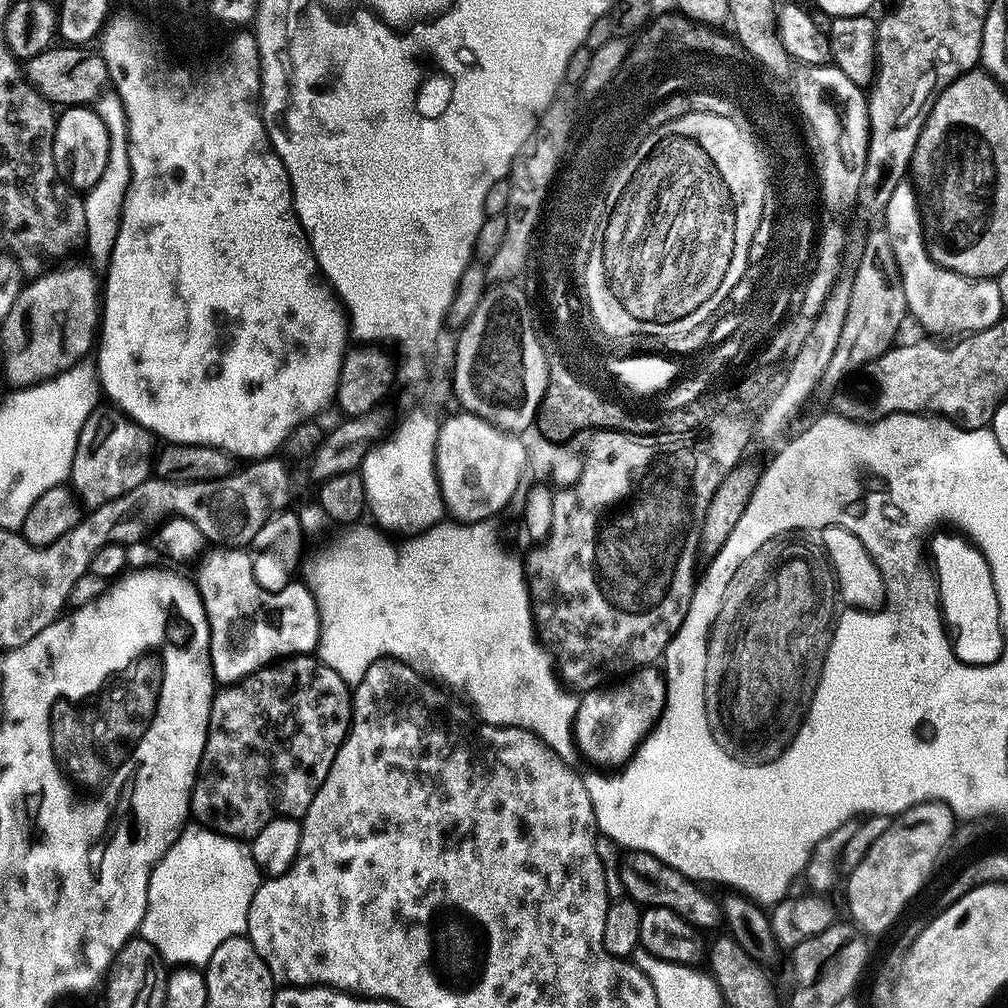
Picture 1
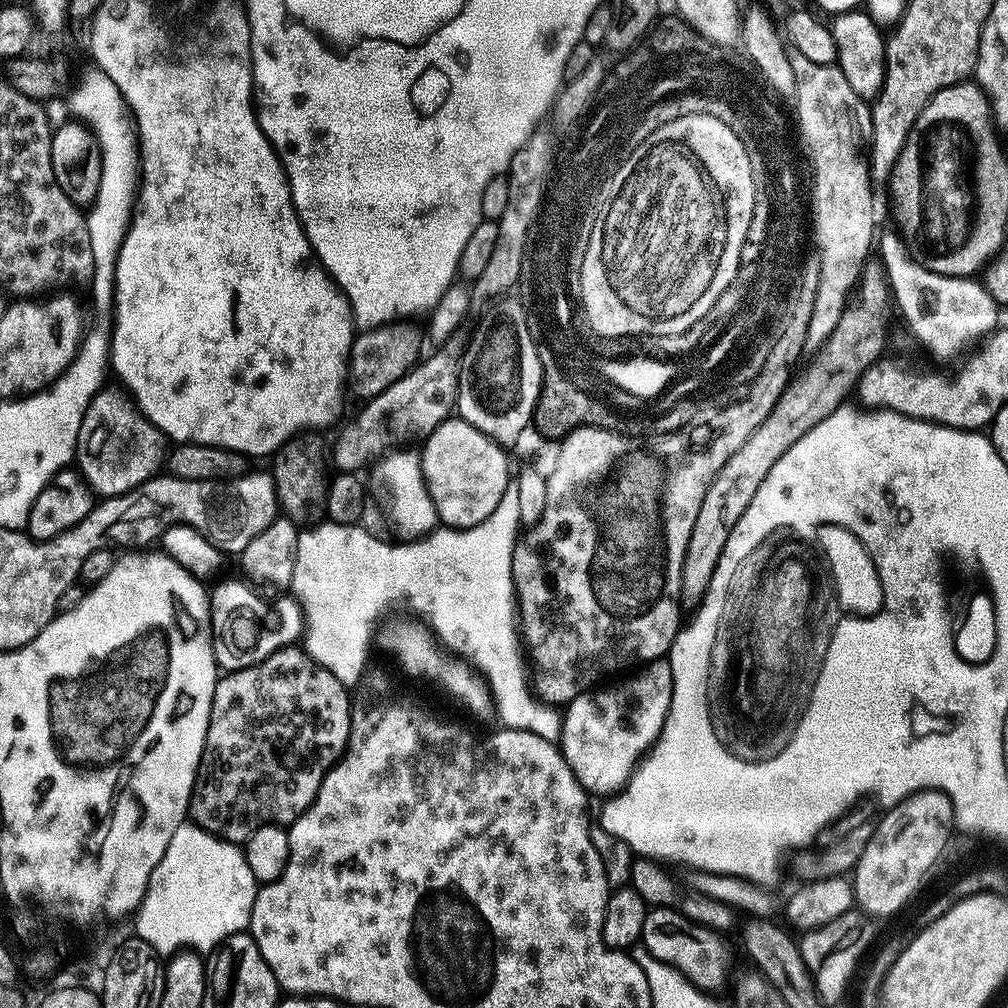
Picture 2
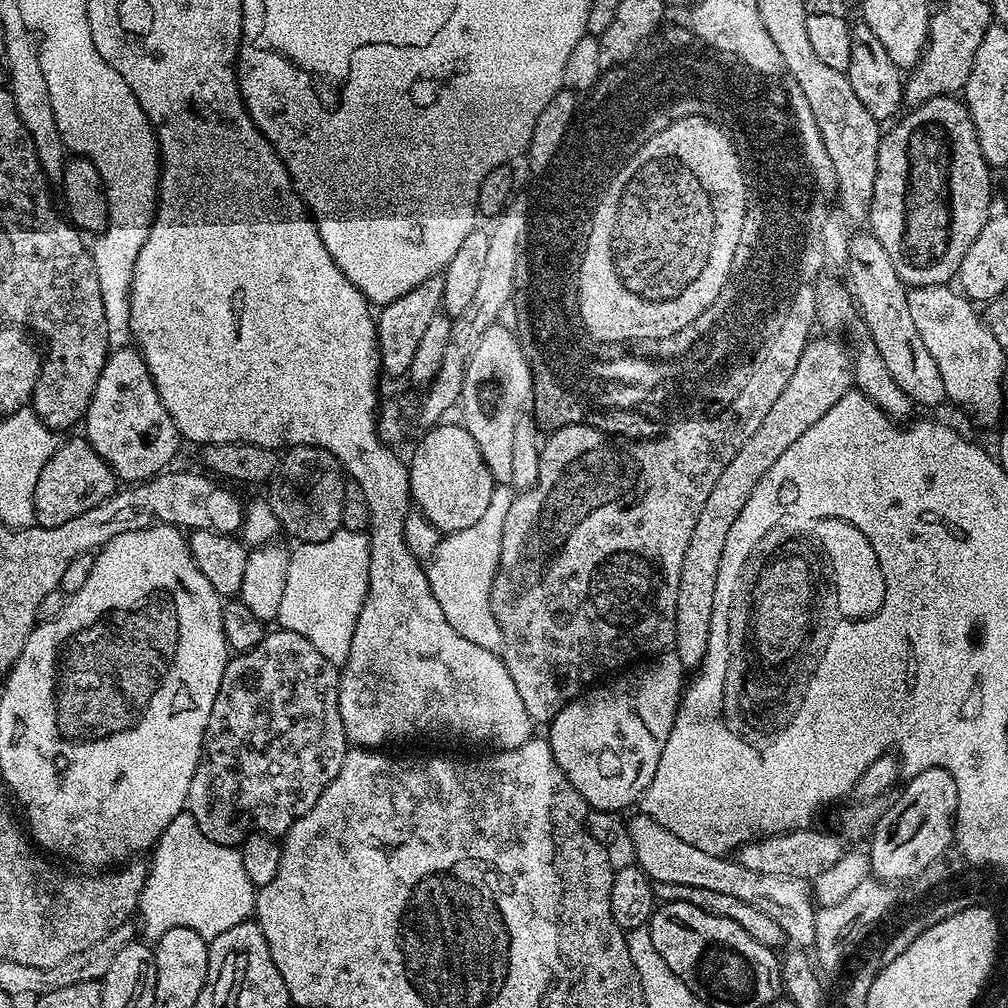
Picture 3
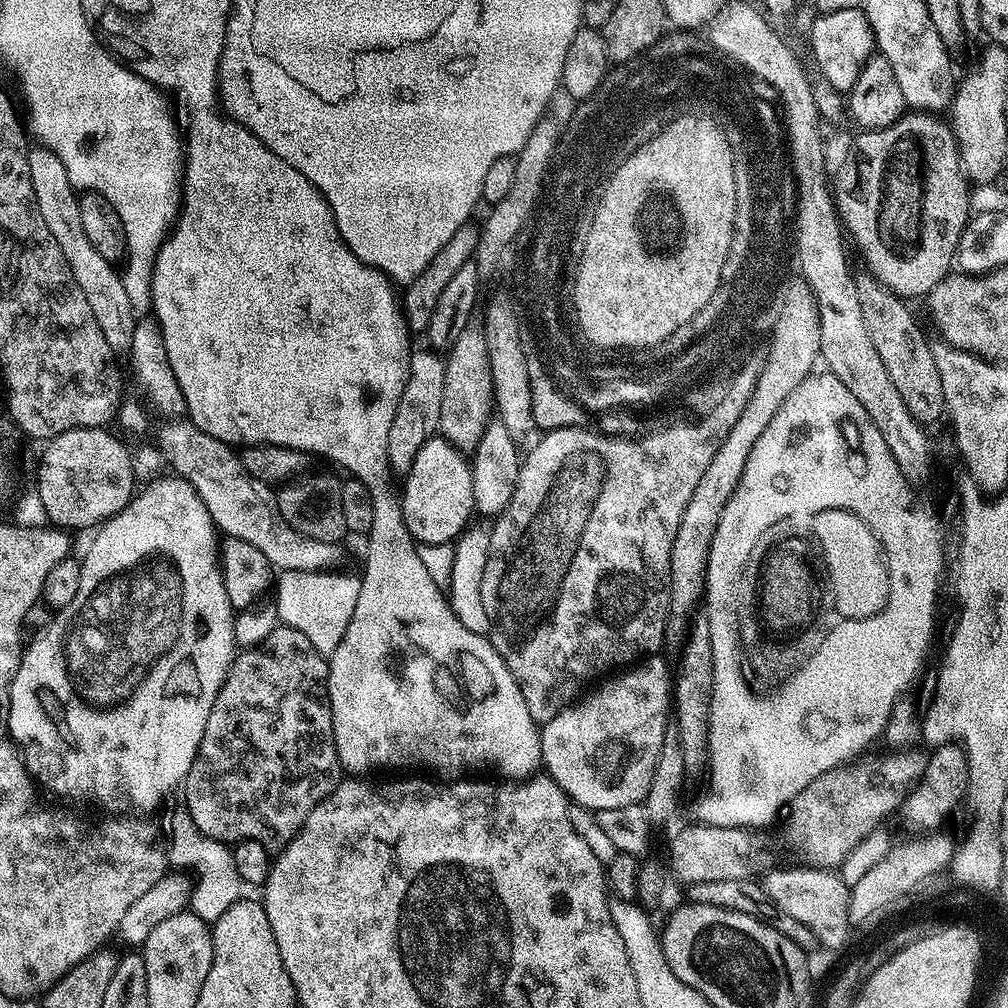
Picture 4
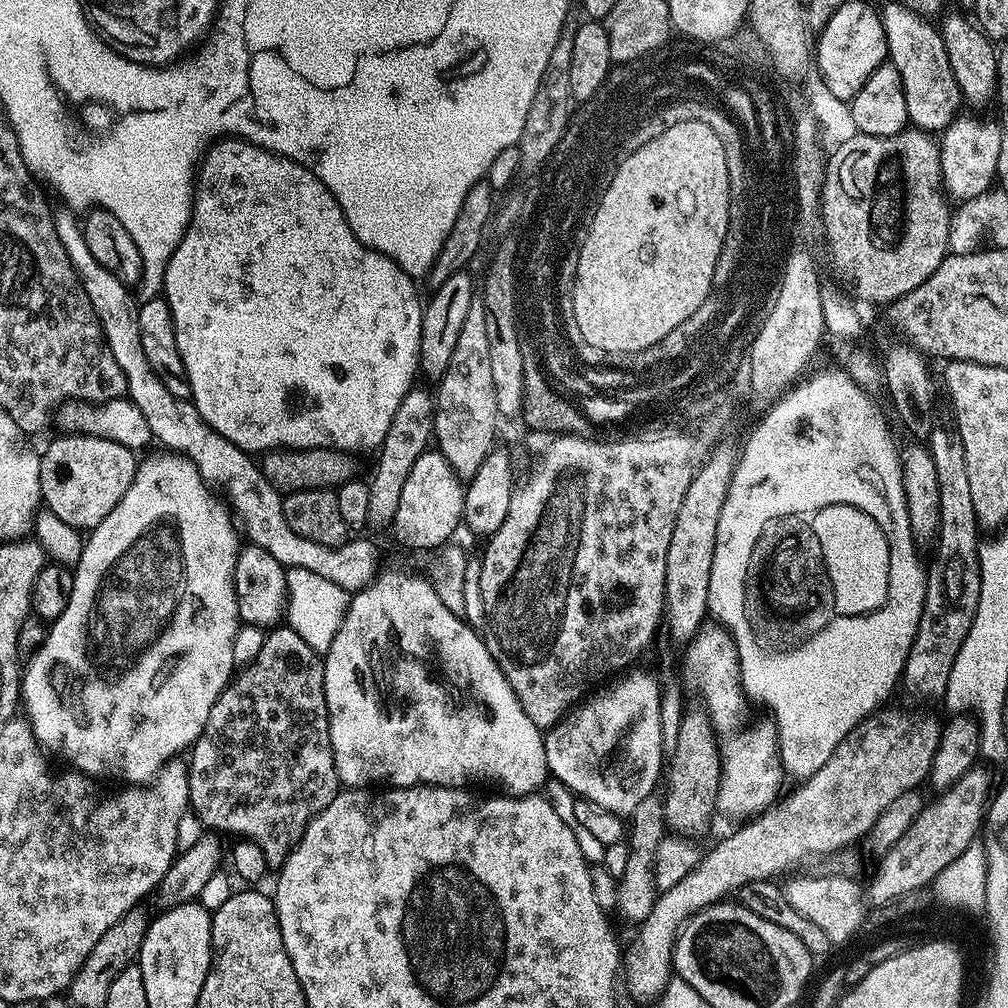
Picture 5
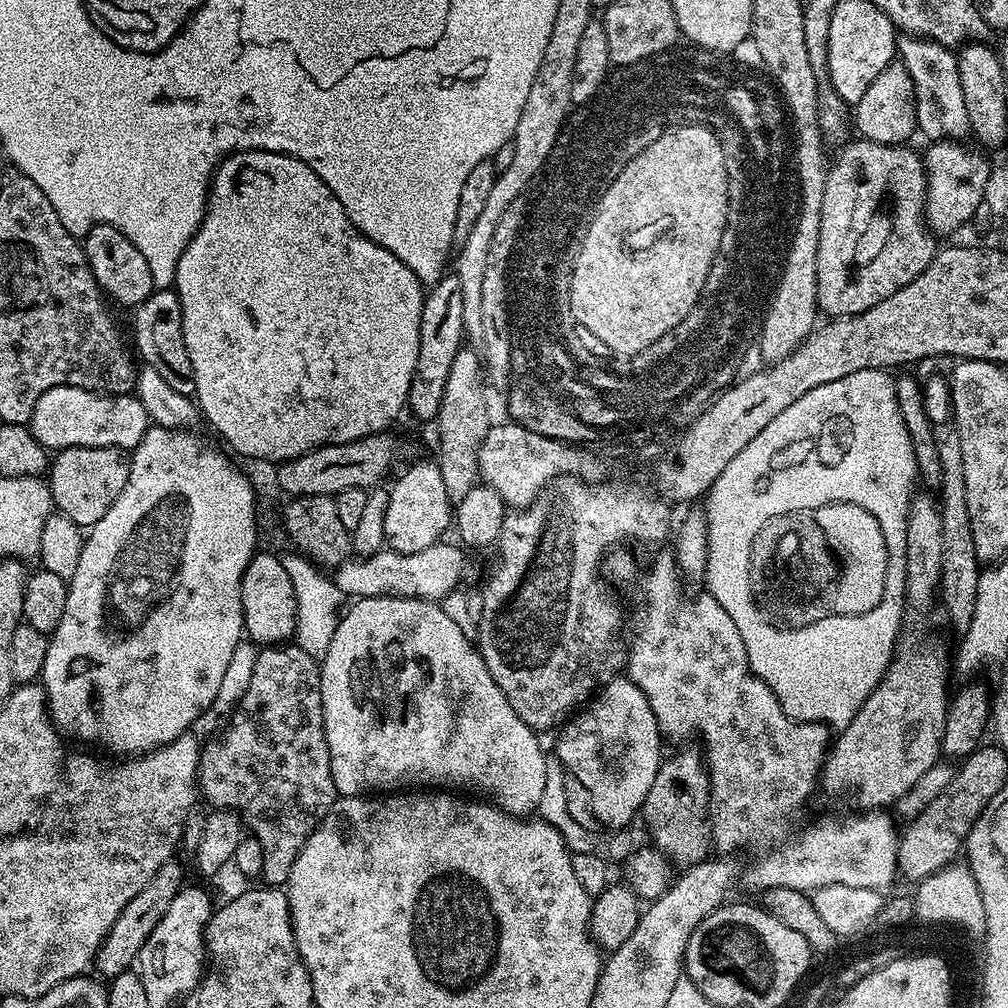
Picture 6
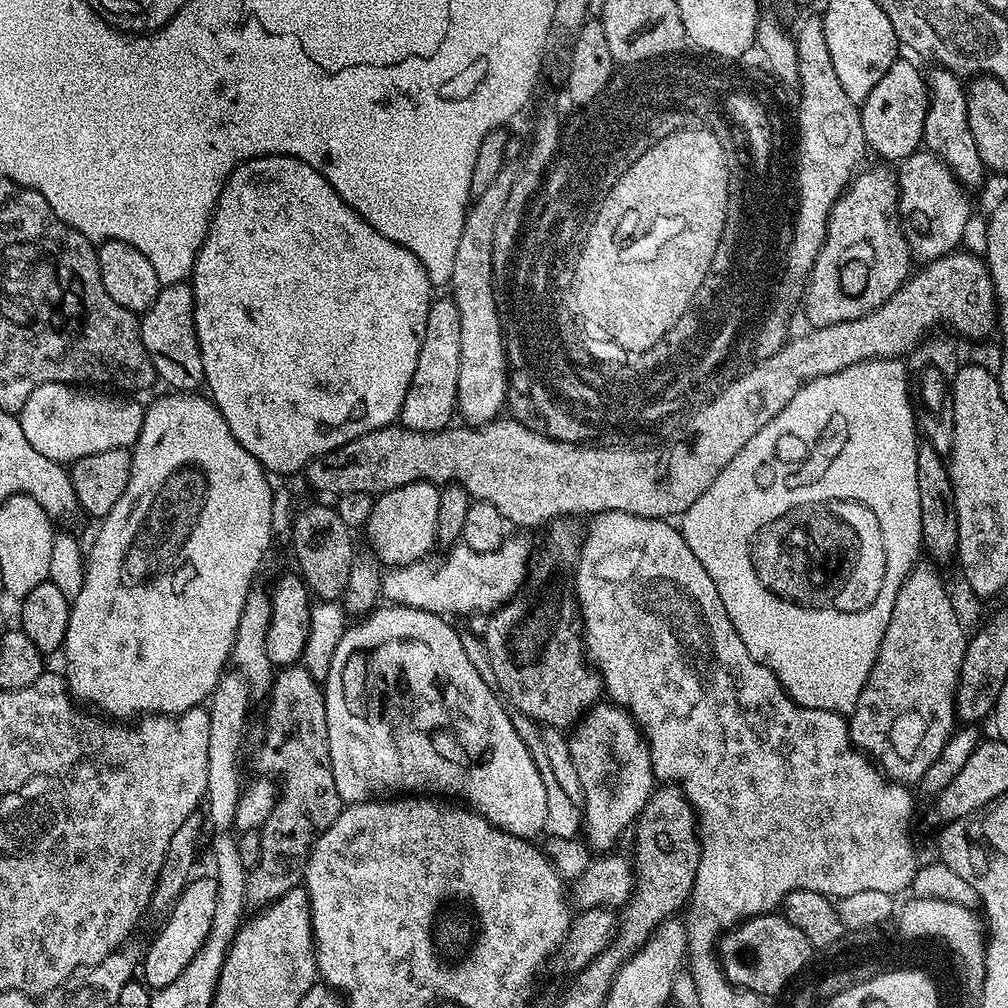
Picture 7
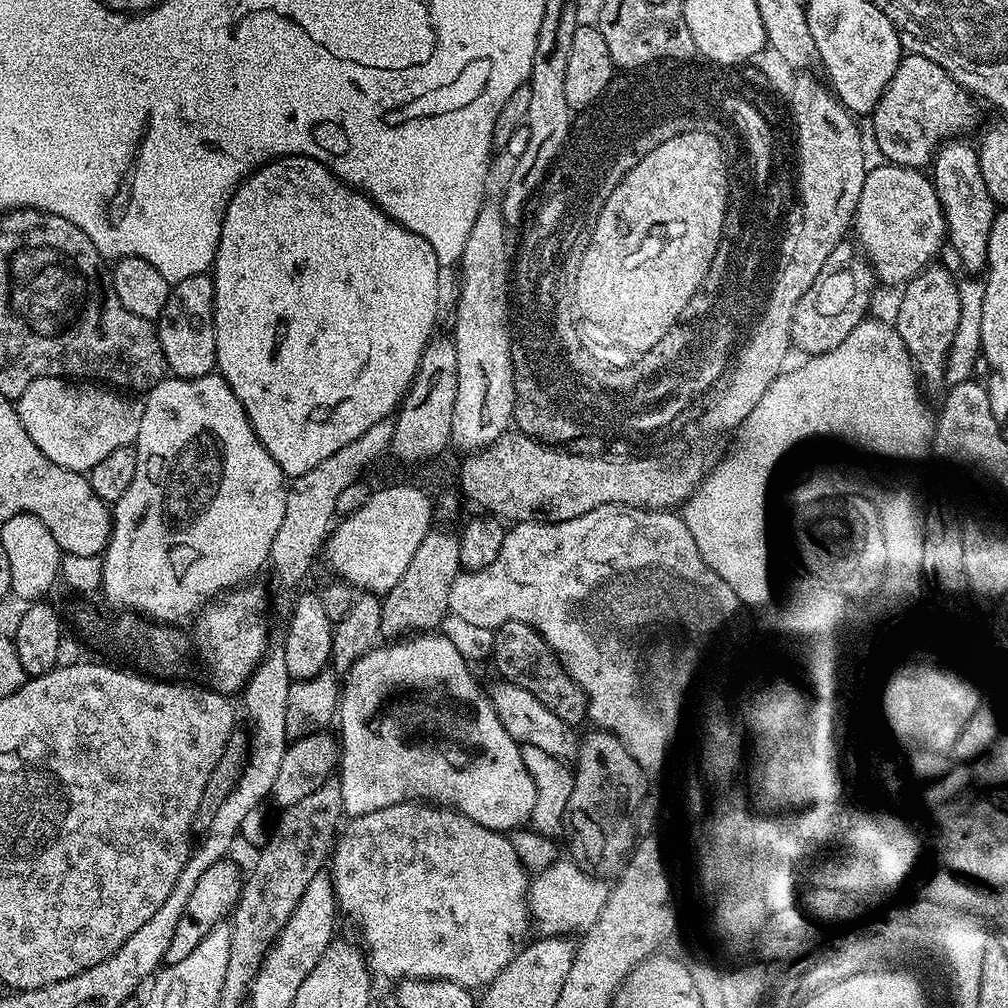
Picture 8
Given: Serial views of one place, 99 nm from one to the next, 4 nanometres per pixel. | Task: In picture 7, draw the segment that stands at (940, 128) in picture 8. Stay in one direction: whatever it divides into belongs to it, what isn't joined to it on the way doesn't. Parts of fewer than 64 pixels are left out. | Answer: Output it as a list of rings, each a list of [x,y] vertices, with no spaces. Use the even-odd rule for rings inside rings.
[[[897,58],[888,72],[882,74],[882,82],[870,90],[859,109],[865,145],[884,159],[881,161],[904,160],[917,152],[924,138],[924,123],[928,113],[928,81],[925,73],[919,72],[910,61]]]

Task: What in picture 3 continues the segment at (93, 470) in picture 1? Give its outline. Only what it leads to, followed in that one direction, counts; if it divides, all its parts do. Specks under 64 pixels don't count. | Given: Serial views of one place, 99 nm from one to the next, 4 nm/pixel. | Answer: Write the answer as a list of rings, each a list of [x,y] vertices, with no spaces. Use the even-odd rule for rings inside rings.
[[[135,347],[120,348],[109,355],[106,366],[95,387],[88,413],[82,421],[83,435],[89,446],[112,468],[120,482],[147,482],[154,476],[161,475],[169,467],[168,464],[176,456],[182,445],[182,437],[174,418],[166,410],[158,390],[154,386],[154,378],[146,366],[144,356]]]

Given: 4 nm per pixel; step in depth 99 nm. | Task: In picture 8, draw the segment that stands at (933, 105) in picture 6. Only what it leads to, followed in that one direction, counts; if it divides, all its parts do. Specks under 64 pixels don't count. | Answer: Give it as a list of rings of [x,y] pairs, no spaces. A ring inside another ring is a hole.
[[[949,138],[936,149],[930,165],[930,179],[944,207],[944,220],[948,223],[947,243],[950,248],[952,244],[966,271],[980,274],[988,262],[988,239],[996,221],[998,205],[994,198],[990,198],[990,190],[986,190],[986,181],[982,179],[979,151],[964,140],[967,139]]]

